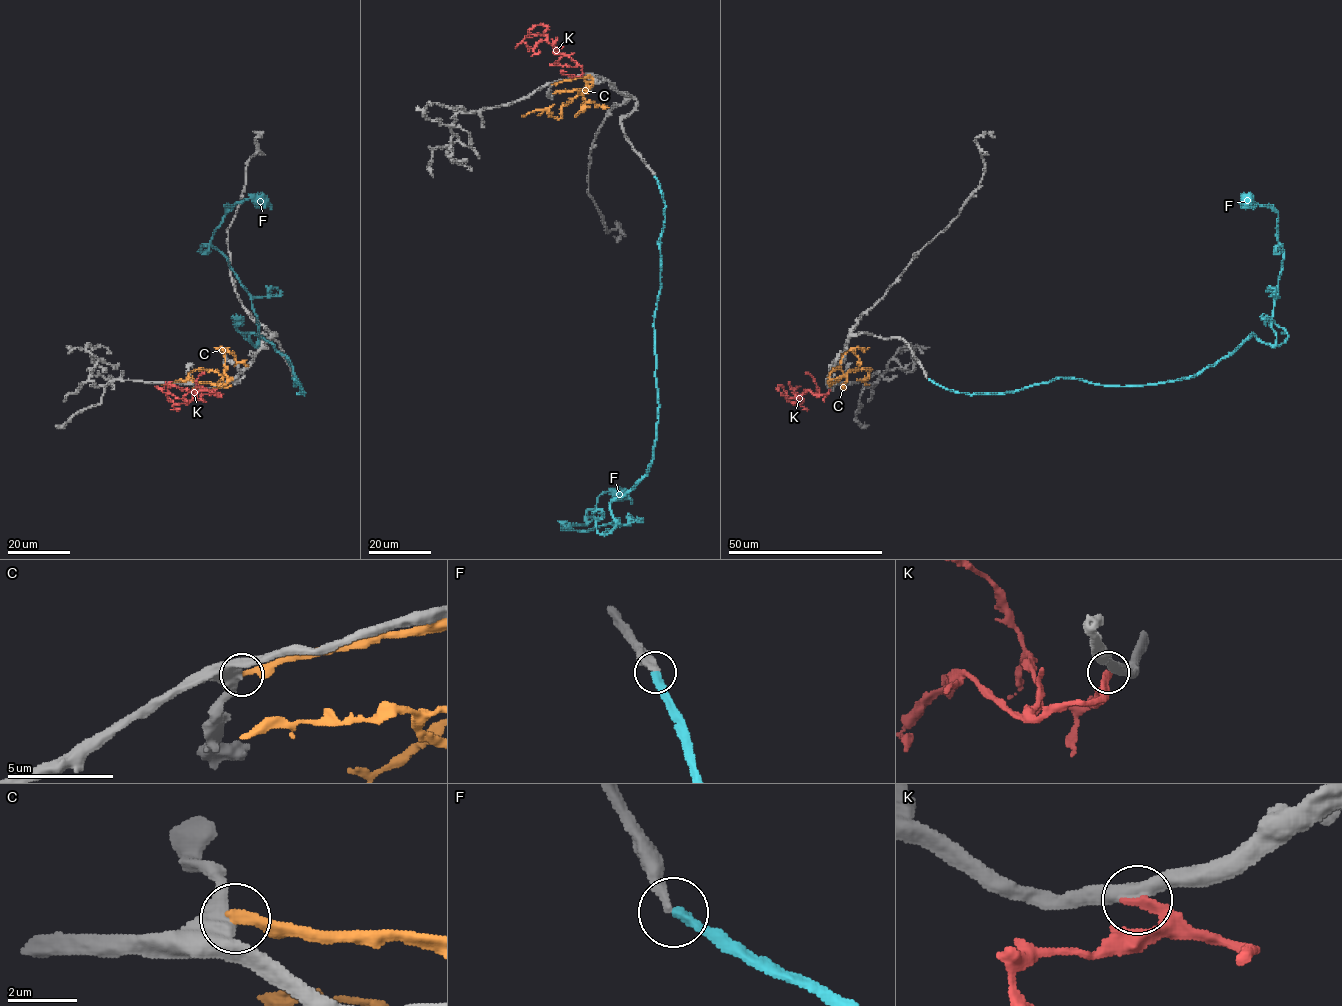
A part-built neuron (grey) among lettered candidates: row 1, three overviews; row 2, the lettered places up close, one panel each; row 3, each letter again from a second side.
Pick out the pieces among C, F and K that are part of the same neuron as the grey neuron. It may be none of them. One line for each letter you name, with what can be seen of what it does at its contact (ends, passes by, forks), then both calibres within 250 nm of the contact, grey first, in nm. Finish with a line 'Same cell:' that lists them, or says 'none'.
F: it ends | 320/340 nm
Same cell: F

